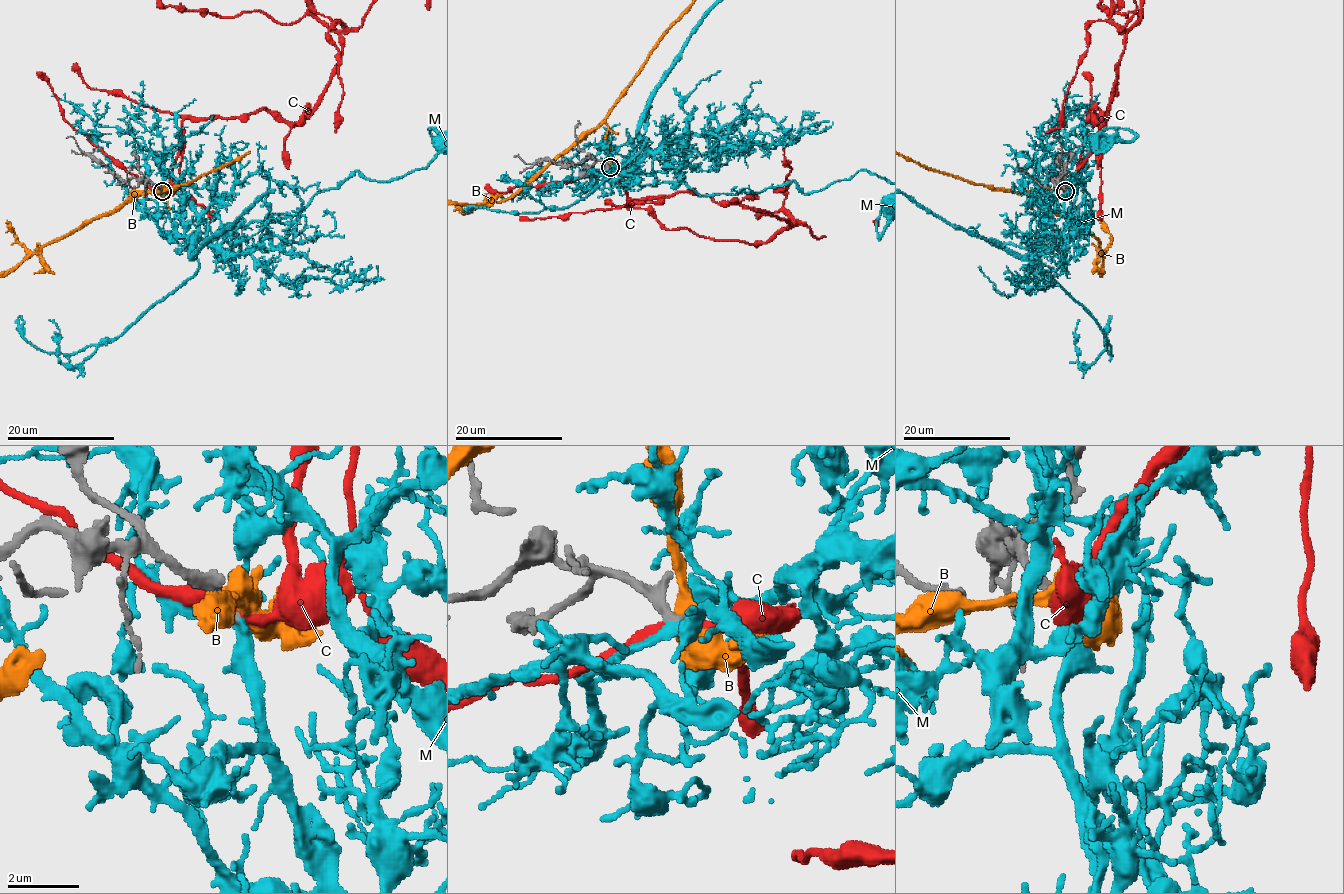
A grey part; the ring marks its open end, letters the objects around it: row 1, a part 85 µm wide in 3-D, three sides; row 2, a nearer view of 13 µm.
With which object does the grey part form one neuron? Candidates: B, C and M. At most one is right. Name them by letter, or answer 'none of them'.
M

